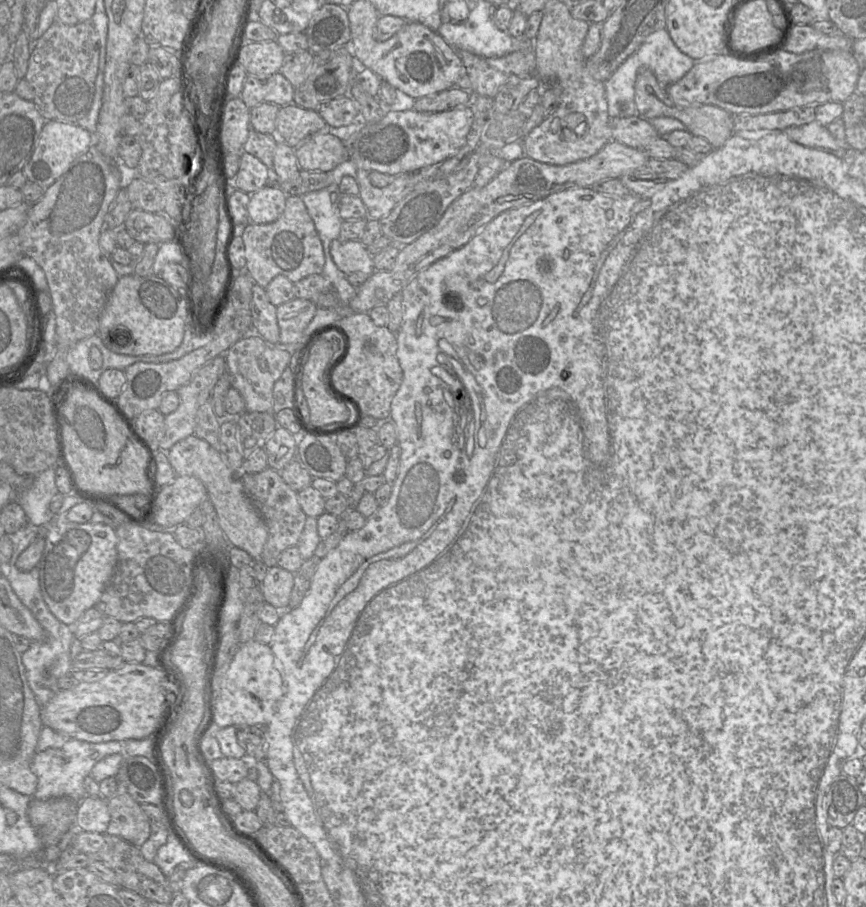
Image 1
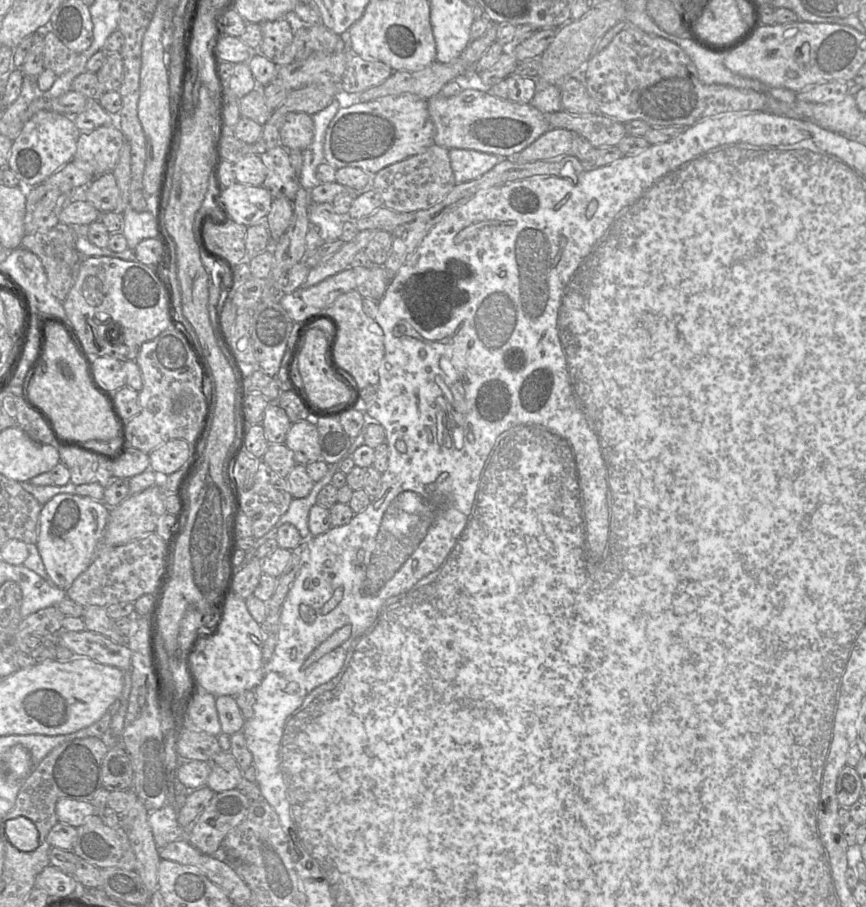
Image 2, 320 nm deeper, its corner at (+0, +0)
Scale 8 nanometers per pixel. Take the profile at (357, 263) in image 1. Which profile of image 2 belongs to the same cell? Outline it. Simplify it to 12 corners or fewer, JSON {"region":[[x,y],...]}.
{"region":[[310,203],[323,242],[342,234],[345,218],[329,203]]}

